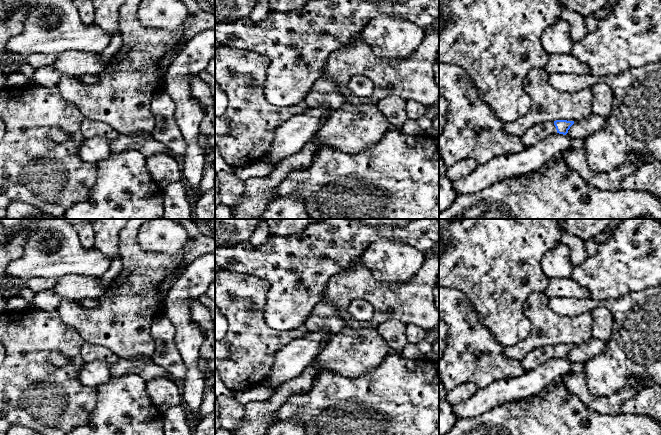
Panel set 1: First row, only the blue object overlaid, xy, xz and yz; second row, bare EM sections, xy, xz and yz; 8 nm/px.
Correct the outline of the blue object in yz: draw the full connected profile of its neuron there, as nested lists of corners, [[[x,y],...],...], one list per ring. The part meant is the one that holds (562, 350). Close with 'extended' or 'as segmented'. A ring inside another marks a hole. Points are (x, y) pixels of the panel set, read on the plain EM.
[[[556,344],[554,346],[547,345],[537,348],[525,355],[525,357],[520,361],[521,366],[526,371],[530,371],[553,358],[559,357],[566,359],[573,348],[574,345],[567,344]]] | extended

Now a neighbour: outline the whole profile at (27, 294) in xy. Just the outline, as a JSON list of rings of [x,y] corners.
[[[19,284],[19,294],[28,303],[31,303],[35,296],[35,293],[23,284]]]

